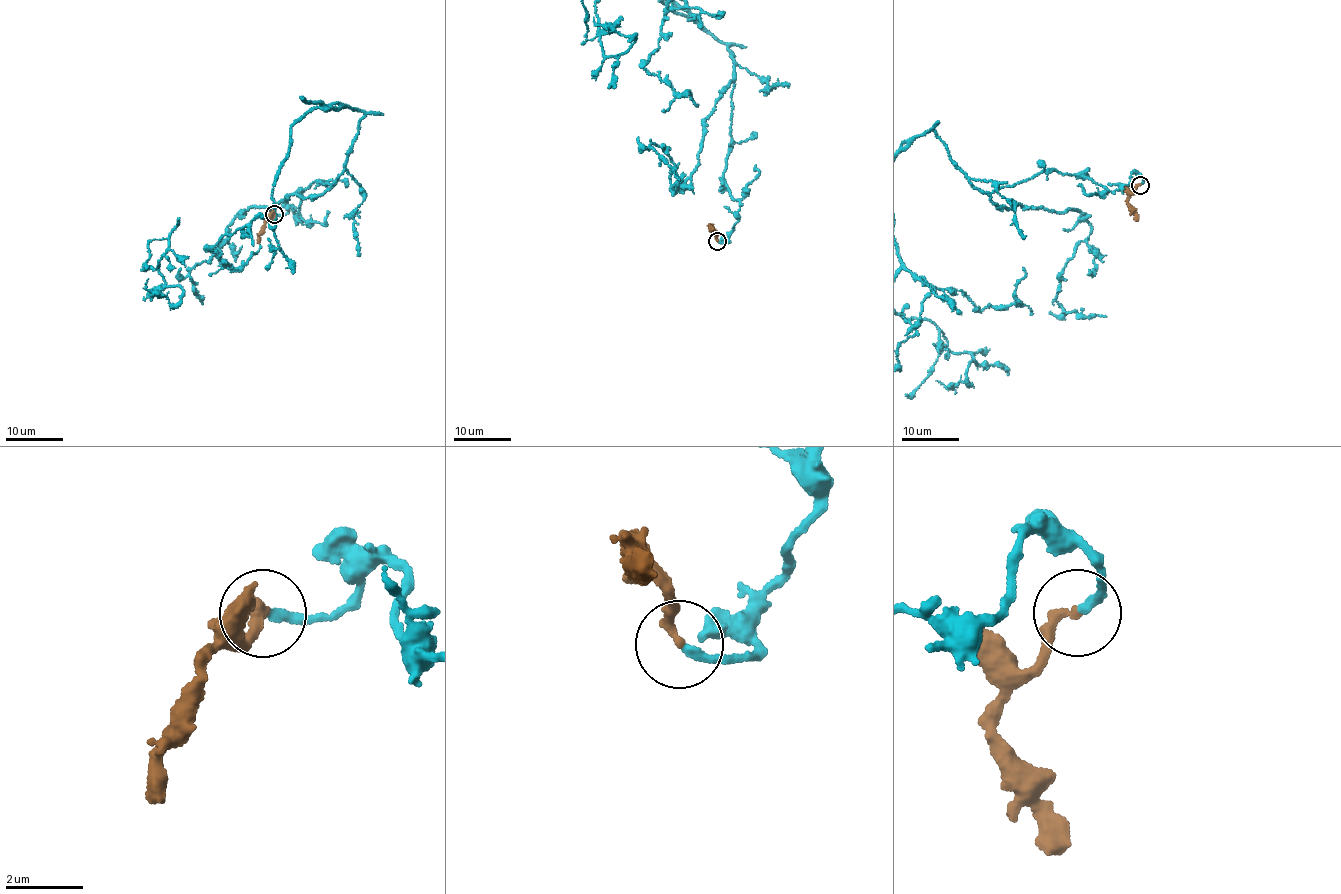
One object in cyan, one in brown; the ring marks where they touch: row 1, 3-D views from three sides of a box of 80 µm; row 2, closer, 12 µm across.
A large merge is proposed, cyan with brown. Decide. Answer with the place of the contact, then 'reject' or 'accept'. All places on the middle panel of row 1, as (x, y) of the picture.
place (717, 241); accept

